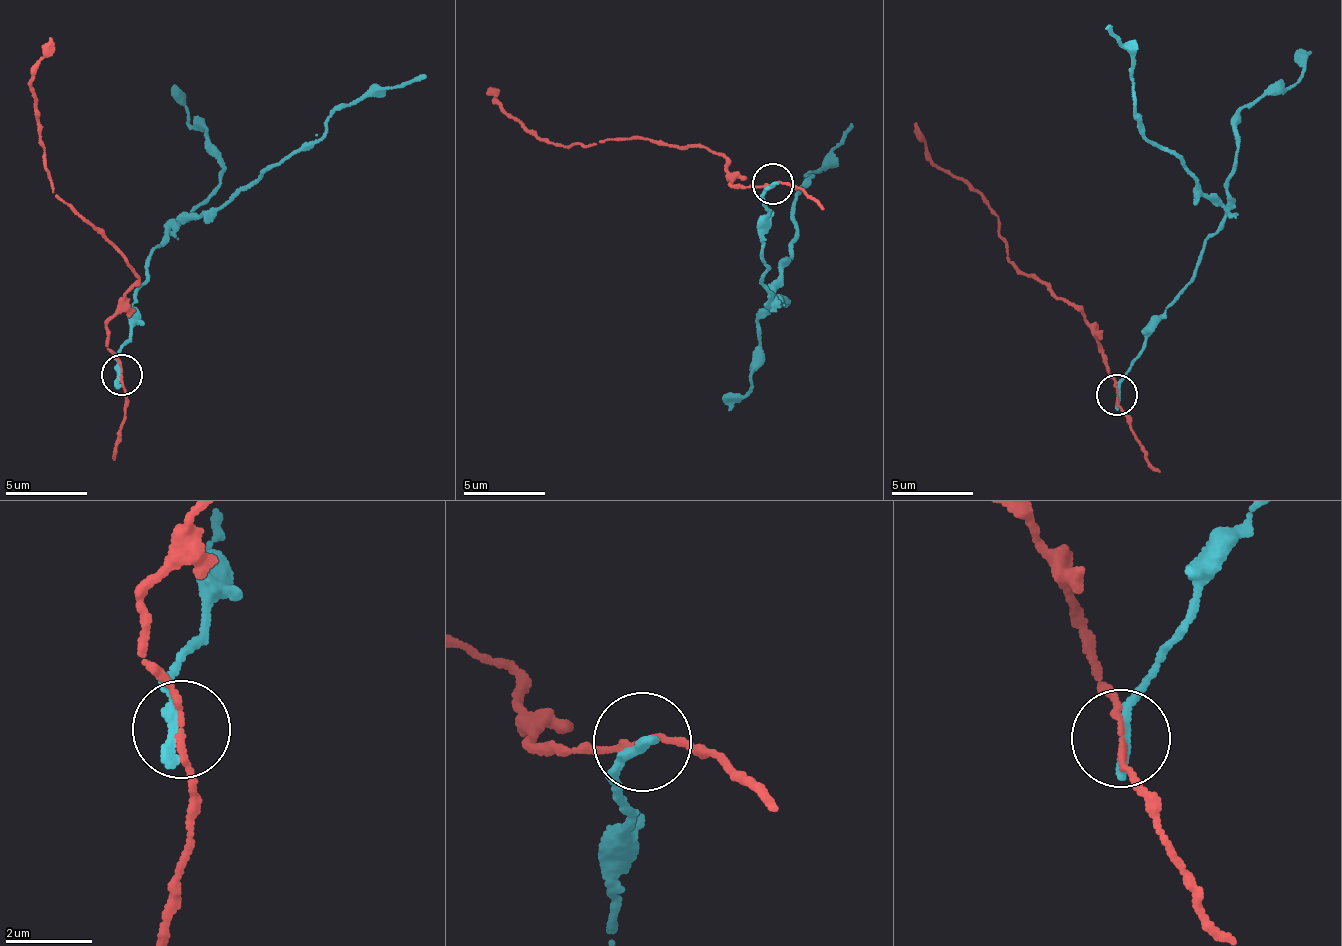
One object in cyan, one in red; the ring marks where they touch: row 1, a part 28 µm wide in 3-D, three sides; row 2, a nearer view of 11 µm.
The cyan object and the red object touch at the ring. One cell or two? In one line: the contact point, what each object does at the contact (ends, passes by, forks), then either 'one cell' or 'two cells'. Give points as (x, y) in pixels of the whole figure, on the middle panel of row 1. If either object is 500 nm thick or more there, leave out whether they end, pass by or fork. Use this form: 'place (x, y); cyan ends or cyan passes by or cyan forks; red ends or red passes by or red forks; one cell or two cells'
place (773, 184); cyan ends; red passes by; two cells

